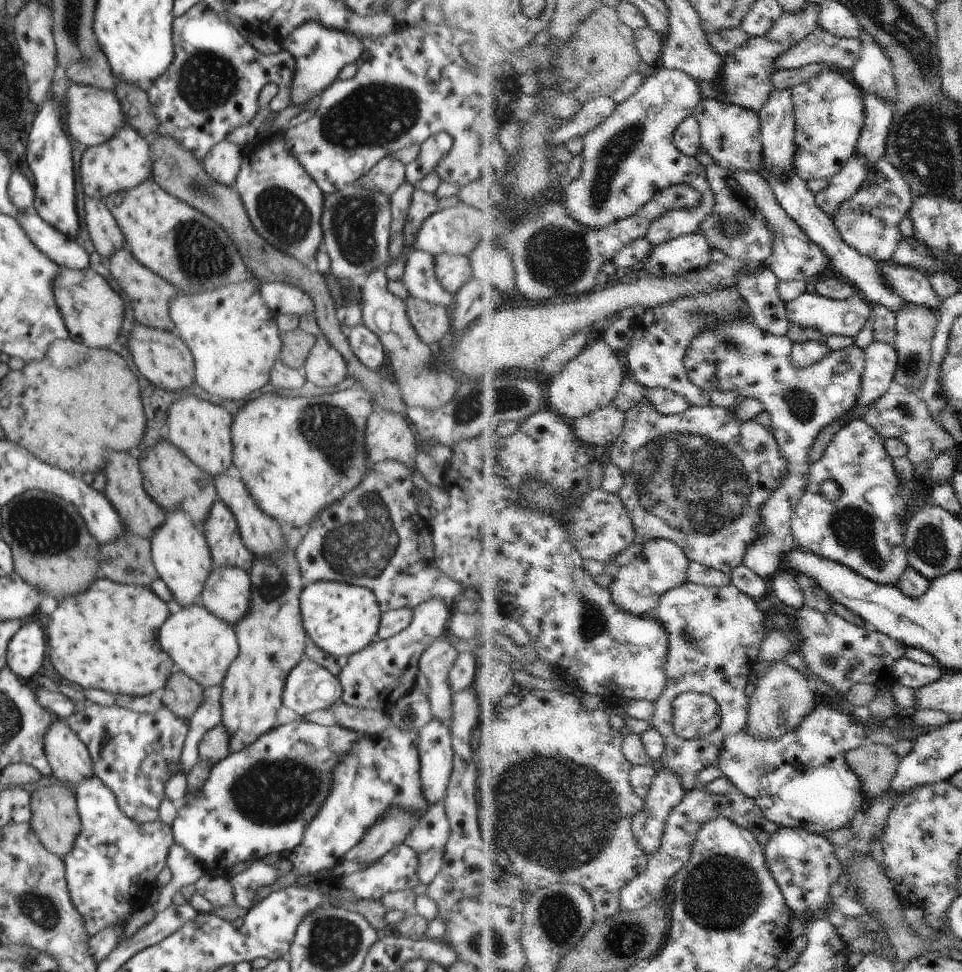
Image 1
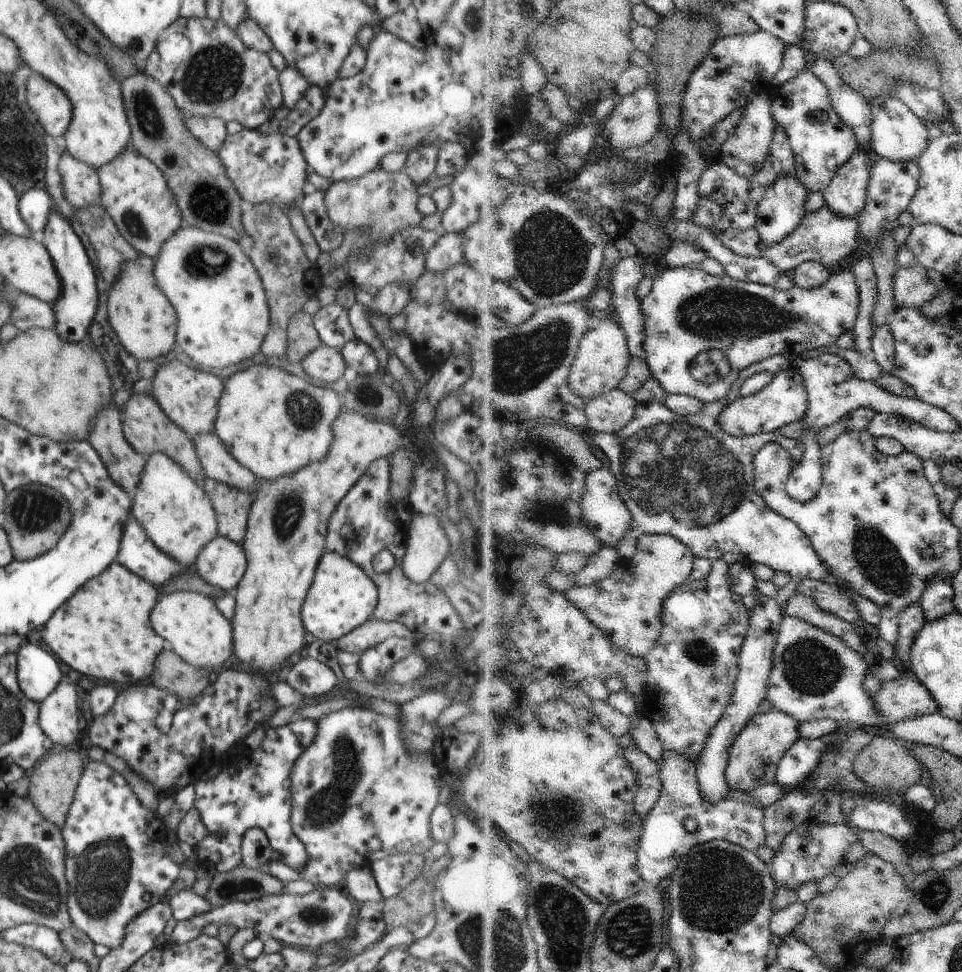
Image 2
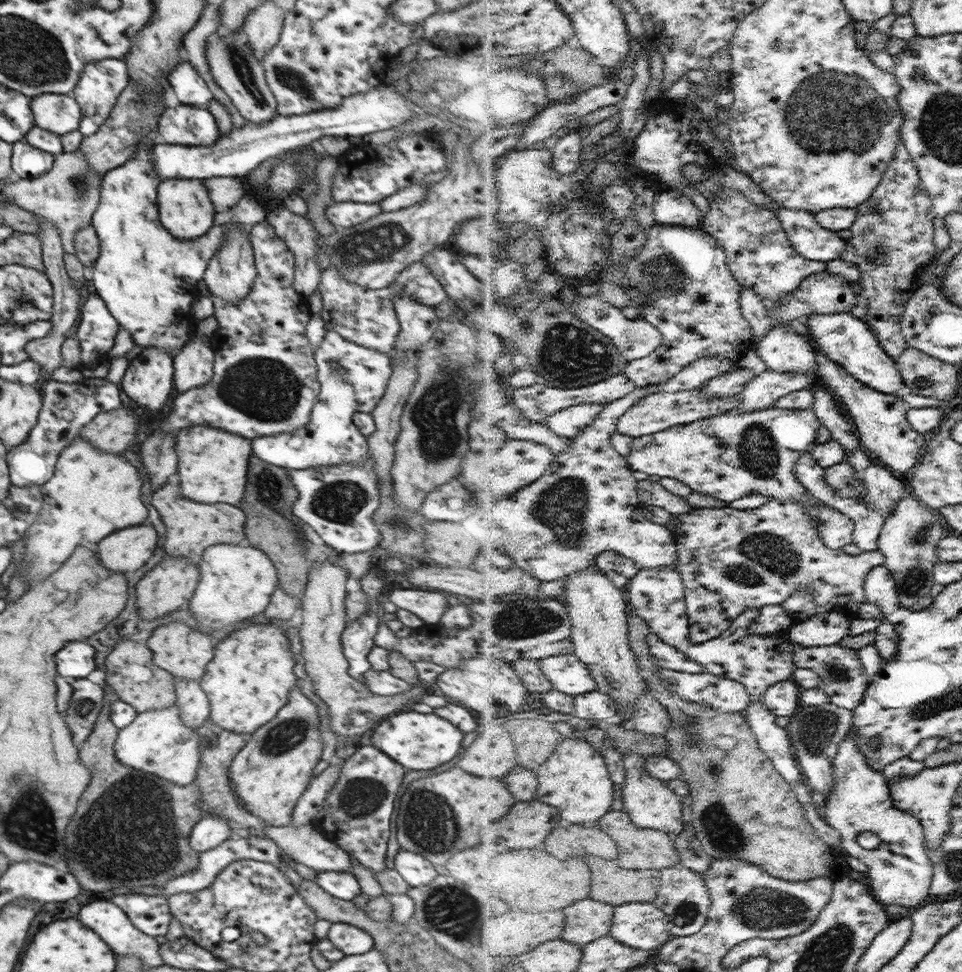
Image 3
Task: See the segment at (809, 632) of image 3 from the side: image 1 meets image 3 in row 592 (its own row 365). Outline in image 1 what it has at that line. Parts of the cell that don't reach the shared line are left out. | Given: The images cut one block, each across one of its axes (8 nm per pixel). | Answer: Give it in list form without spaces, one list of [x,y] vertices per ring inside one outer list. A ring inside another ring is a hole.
[[[741,317],[732,323],[727,323],[723,329],[710,329],[706,331],[702,336],[699,336],[694,342],[692,348],[688,351],[687,357],[685,358],[685,363],[687,364],[687,368],[689,370],[689,377],[702,388],[705,388],[709,391],[721,390],[721,391],[733,391],[736,389],[741,392],[741,396],[744,399],[749,398],[757,398],[763,400],[766,403],[766,408],[768,412],[771,414],[771,420],[773,421],[772,427],[770,428],[775,432],[777,439],[779,440],[779,444],[781,445],[781,449],[783,453],[787,456],[787,459],[791,462],[791,467],[789,468],[789,472],[787,473],[787,478],[783,481],[783,485],[770,497],[770,500],[766,503],[766,506],[763,510],[763,517],[765,518],[764,524],[760,527],[759,533],[761,534],[761,538],[758,541],[755,541],[753,547],[750,547],[750,550],[747,552],[745,556],[745,563],[755,570],[762,578],[772,578],[772,576],[776,576],[778,573],[782,571],[783,560],[786,555],[789,555],[790,551],[796,550],[797,540],[795,539],[793,533],[793,518],[796,514],[797,506],[800,504],[802,498],[807,493],[810,486],[810,478],[812,477],[813,464],[810,462],[810,456],[812,456],[812,450],[814,450],[814,444],[816,444],[816,440],[818,440],[818,436],[828,428],[828,426],[832,426],[838,418],[842,418],[842,416],[847,416],[858,404],[861,396],[864,392],[863,382],[865,379],[865,372],[867,369],[867,349],[859,348],[856,345],[852,345],[851,347],[845,348],[841,351],[831,351],[828,356],[825,356],[818,364],[814,364],[813,367],[808,368],[798,368],[793,361],[793,348],[795,347],[795,342],[787,335],[786,337],[781,337],[775,335],[771,332],[766,332],[763,328],[760,328],[756,322],[752,322],[745,317]]]

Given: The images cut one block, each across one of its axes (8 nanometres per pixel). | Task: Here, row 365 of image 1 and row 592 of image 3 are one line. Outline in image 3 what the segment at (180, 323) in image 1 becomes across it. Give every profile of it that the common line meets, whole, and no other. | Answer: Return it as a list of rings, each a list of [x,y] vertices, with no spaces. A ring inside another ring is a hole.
[[[248,543],[209,546],[202,552],[197,568],[200,581],[186,608],[195,618],[193,625],[208,633],[260,616],[270,604],[272,593],[278,590],[279,578],[273,563],[262,550]]]

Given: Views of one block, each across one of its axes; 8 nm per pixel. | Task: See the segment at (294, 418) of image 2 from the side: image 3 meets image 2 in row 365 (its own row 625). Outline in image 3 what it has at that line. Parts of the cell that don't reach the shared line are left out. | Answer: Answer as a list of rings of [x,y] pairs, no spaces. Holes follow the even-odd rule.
[[[251,624],[234,630],[215,644],[214,656],[200,680],[209,700],[209,718],[224,730],[250,736],[289,702],[289,693],[298,679],[294,665],[290,641],[280,624]]]

